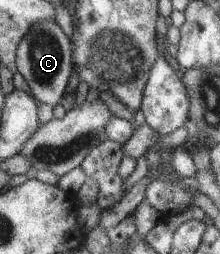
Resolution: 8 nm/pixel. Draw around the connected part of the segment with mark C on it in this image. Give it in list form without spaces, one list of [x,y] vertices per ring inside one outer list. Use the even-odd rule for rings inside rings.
[[[39,21],[29,27],[21,37],[16,49],[16,67],[25,83],[29,86],[31,96],[39,103],[46,103],[53,108],[60,103],[67,79],[71,76],[71,42],[55,21]]]

